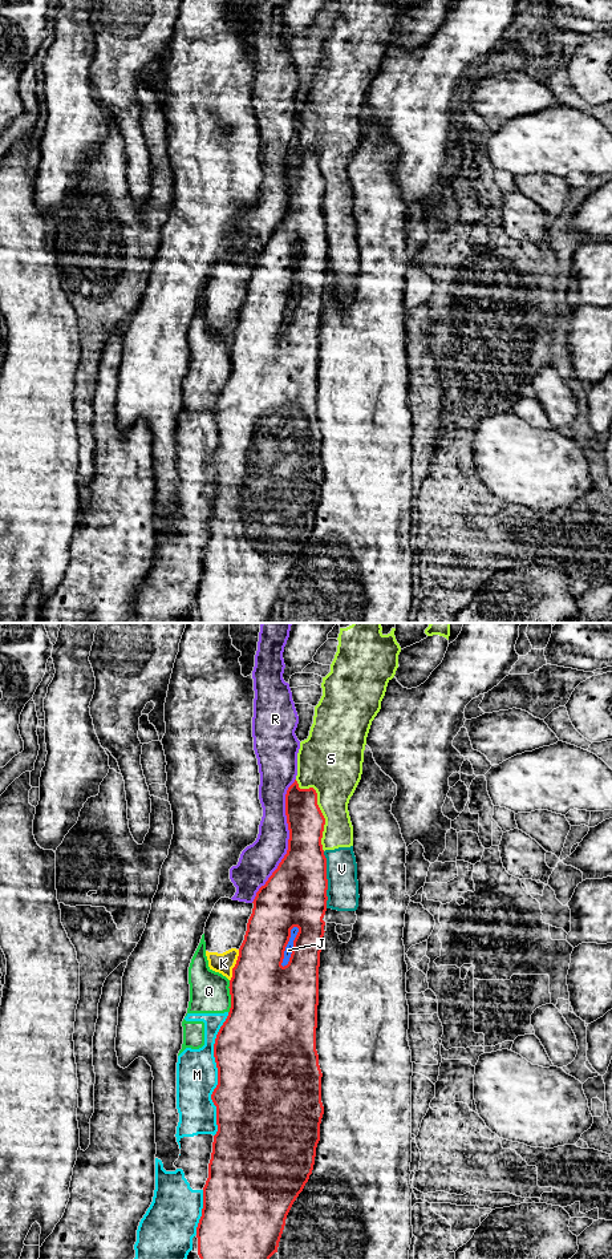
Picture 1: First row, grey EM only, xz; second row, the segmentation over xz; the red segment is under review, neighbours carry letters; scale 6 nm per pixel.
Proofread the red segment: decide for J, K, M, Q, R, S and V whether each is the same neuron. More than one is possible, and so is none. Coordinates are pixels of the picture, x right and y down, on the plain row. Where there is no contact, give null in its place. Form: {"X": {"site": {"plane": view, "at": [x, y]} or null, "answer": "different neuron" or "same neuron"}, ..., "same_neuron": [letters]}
{"J": {"site": {"plane": "xz", "at": [294, 310]}, "answer": "different neuron"}, "K": {"site": {"plane": "xz", "at": [235, 328]}, "answer": "different neuron"}, "M": {"site": {"plane": "xz", "at": [218, 437]}, "answer": "different neuron"}, "Q": {"site": {"plane": "xz", "at": [231, 359]}, "answer": "different neuron"}, "R": {"site": {"plane": "xz", "at": [288, 203]}, "answer": "different neuron"}, "S": {"site": {"plane": "xz", "at": [319, 171]}, "answer": "different neuron"}, "V": {"site": {"plane": "xz", "at": [327, 242]}, "answer": "different neuron"}, "same_neuron": []}

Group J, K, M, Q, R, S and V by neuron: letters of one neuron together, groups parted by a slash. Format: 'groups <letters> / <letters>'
groups J S V / K R / M Q

